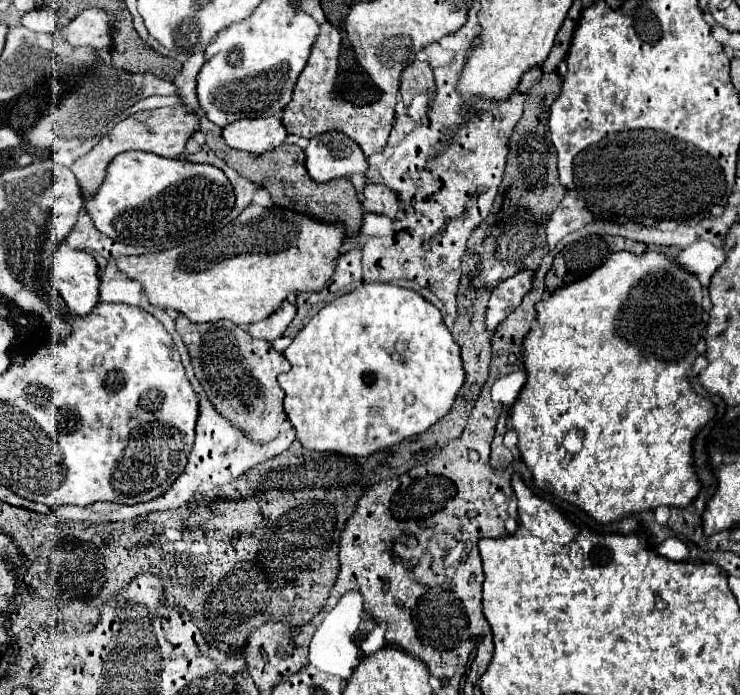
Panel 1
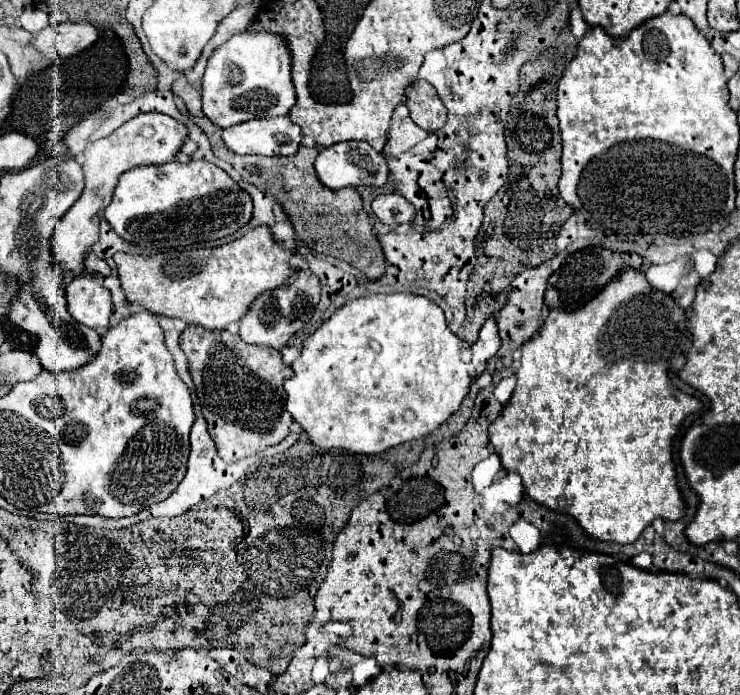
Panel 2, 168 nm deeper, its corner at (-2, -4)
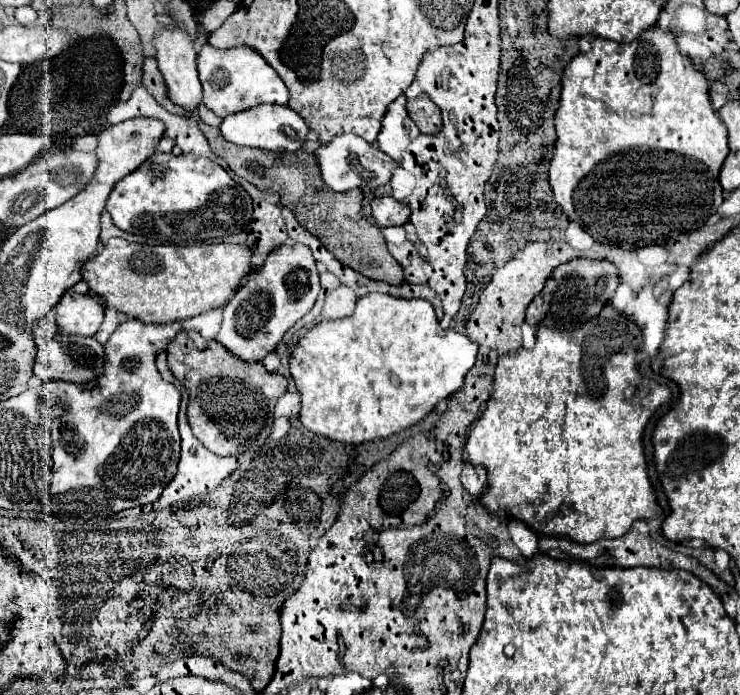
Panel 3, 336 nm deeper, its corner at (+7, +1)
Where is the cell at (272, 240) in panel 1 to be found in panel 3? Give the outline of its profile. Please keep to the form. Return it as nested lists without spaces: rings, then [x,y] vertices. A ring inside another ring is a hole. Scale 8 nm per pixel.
[[[110,239],[102,253],[96,255],[94,259],[90,259],[86,265],[84,265],[84,271],[82,271],[82,279],[88,281],[90,289],[102,297],[106,301],[108,307],[120,311],[120,313],[126,313],[128,317],[134,317],[134,319],[140,319],[140,321],[146,321],[146,323],[170,323],[170,321],[180,321],[180,319],[188,319],[188,317],[196,317],[196,315],[202,315],[206,311],[212,311],[212,309],[218,309],[222,305],[226,305],[234,293],[238,291],[242,279],[250,273],[252,269],[252,249],[248,245],[234,245],[234,243],[210,243],[210,245],[138,245],[138,243],[130,243],[126,239]]]

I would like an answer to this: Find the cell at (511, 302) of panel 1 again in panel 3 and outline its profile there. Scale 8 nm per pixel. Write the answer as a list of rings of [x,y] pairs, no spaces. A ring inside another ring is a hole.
[[[366,293],[364,297],[358,299],[356,309],[354,309],[352,315],[342,317],[342,319],[334,319],[334,321],[320,321],[294,345],[294,351],[290,355],[290,375],[296,383],[298,393],[300,393],[302,409],[298,413],[298,419],[312,433],[328,437],[328,439],[338,441],[338,443],[346,443],[346,445],[384,439],[388,435],[400,433],[400,431],[412,427],[414,423],[422,421],[430,411],[434,411],[438,401],[442,401],[442,399],[450,397],[452,393],[460,391],[462,385],[464,385],[464,375],[470,371],[470,367],[476,361],[476,353],[478,353],[478,345],[474,341],[470,341],[466,335],[460,335],[454,329],[442,329],[440,327],[438,319],[436,319],[436,313],[434,313],[432,305],[426,299],[400,299],[400,297],[392,297],[392,295],[386,295],[386,293]]]

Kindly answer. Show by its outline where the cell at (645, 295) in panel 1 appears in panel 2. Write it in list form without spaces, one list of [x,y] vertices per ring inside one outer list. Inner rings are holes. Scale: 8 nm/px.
[[[623,268],[619,278],[615,282],[609,282],[609,286],[605,286],[583,308],[573,310],[573,312],[551,310],[541,332],[535,338],[531,338],[529,342],[525,342],[521,348],[521,360],[519,360],[521,364],[515,372],[517,386],[513,390],[509,404],[501,410],[497,420],[489,426],[489,442],[495,448],[503,468],[507,472],[517,472],[523,478],[523,492],[531,500],[535,500],[537,504],[547,506],[551,510],[573,516],[589,538],[595,538],[601,542],[631,544],[631,542],[635,542],[635,538],[639,538],[643,528],[649,526],[655,518],[675,522],[675,520],[683,518],[683,514],[685,514],[685,502],[683,502],[683,496],[677,488],[673,460],[671,460],[671,442],[679,430],[679,424],[685,420],[685,416],[701,410],[701,402],[697,398],[677,390],[671,384],[671,380],[667,376],[667,372],[669,372],[667,360],[673,354],[679,354],[689,348],[689,328],[685,328],[687,318],[689,316],[683,310],[679,310],[677,302],[671,296],[651,290],[651,286],[643,274],[637,274],[633,268],[627,268],[627,270]]]

